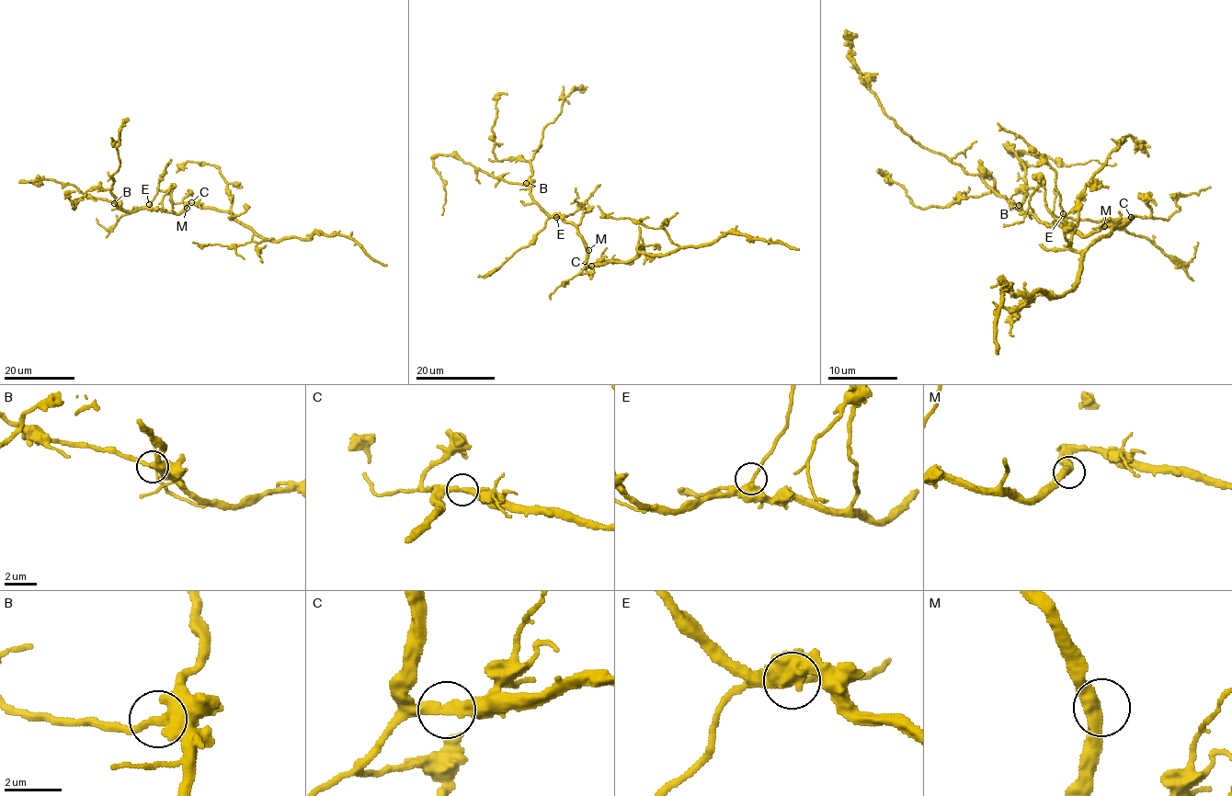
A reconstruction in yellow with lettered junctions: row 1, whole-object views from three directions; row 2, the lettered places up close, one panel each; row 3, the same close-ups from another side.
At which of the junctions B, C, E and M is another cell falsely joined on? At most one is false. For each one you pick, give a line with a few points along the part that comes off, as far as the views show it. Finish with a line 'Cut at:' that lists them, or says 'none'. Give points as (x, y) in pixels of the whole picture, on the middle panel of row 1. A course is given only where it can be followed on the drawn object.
Cut at: none

